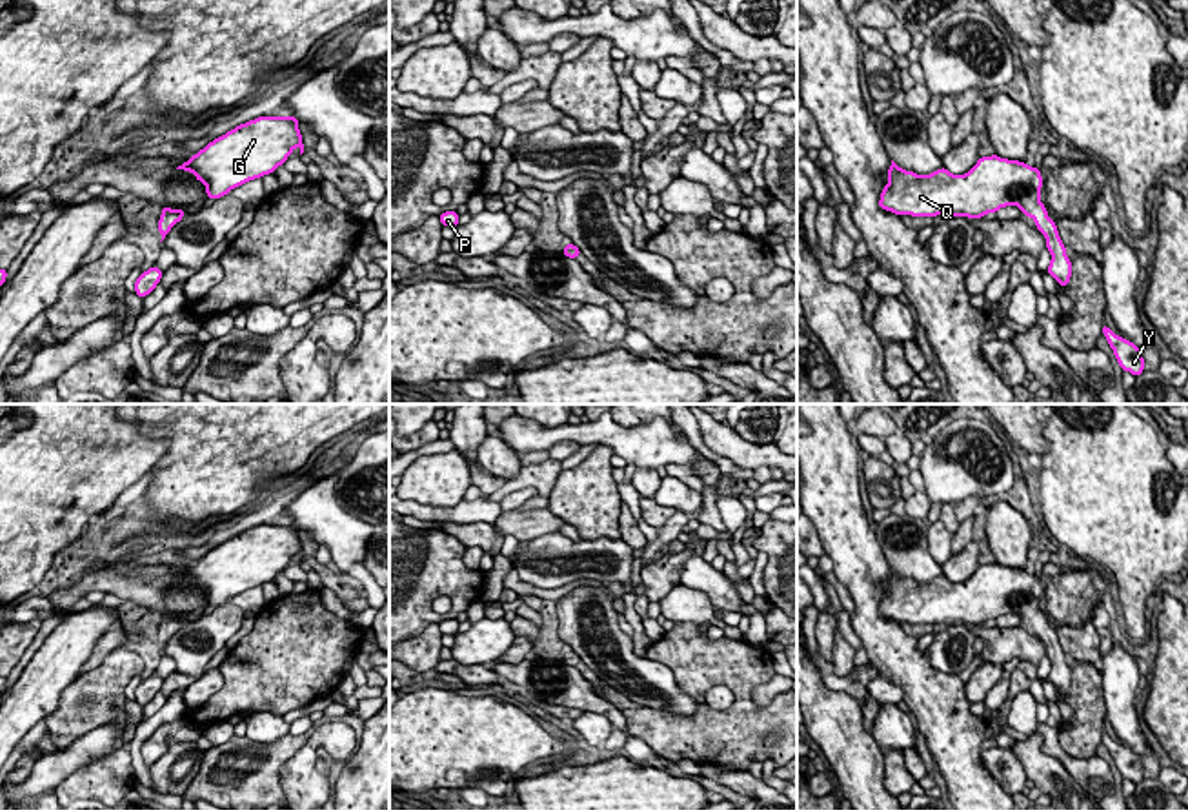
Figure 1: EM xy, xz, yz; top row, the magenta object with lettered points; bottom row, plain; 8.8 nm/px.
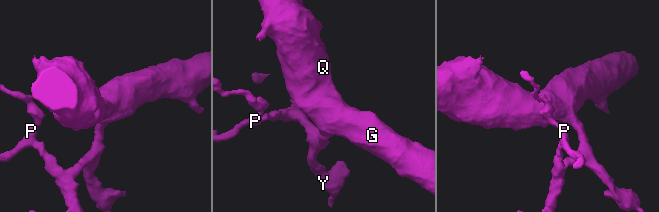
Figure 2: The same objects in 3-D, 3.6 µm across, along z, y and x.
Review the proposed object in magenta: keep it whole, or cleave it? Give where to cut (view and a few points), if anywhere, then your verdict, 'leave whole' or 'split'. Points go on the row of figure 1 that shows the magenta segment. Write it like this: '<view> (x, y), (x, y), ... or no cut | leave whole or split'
no cut | leave whole

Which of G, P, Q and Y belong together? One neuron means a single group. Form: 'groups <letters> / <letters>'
groups G P Q Y

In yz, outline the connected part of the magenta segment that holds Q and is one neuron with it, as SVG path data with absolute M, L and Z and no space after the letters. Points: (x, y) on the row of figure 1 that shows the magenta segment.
M981 157L964 175L951 175L941 167L930 175L917 175L899 167L893 160L888 169L888 184L881 191L879 208L895 215L911 217L966 217L981 218L1001 208L1017 206L1024 217L1032 217L1046 238L1052 255L1048 273L1062 288L1072 277L1072 260L1059 237L1055 220L1048 217L1041 202L1042 177L1039 167L1026 162Z

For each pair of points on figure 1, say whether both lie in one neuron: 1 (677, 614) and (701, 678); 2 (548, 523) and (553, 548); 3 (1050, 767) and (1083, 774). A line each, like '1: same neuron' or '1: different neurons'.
1: different neurons
2: different neurons
3: different neurons

